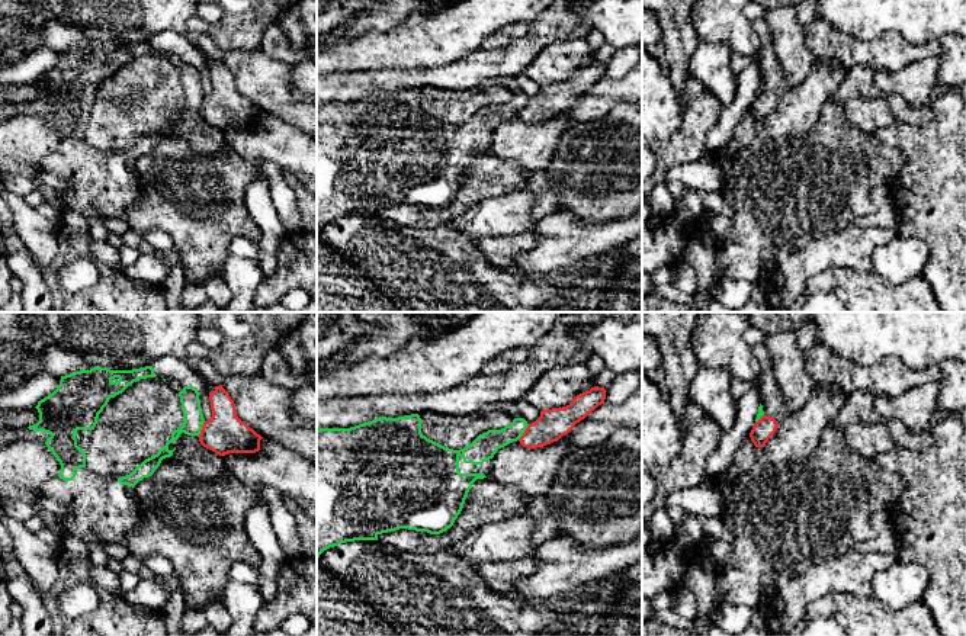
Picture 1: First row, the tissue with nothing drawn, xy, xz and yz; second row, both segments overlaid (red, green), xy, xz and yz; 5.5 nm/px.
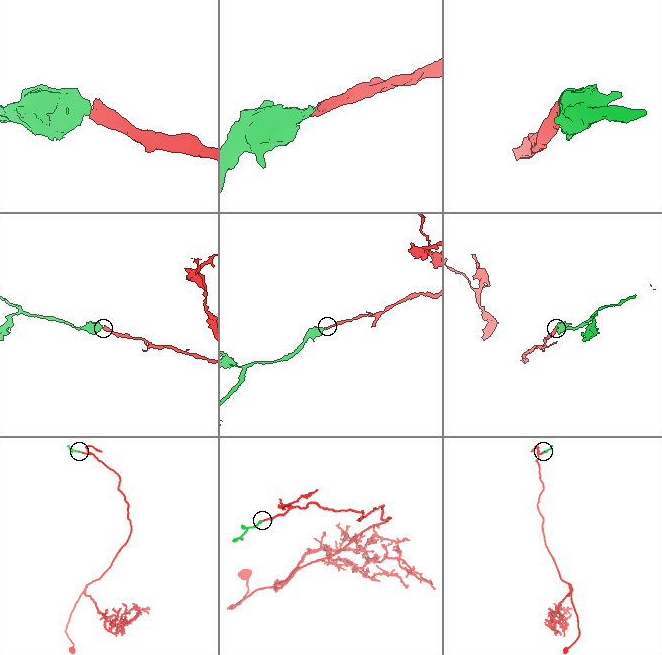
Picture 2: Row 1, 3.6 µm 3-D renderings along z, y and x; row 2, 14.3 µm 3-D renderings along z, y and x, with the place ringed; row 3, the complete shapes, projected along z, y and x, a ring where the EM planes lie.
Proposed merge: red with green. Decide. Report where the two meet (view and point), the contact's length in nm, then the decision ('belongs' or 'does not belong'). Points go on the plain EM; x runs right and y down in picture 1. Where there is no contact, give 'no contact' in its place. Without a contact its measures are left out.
xy (202, 103) | 100 nm | does not belong

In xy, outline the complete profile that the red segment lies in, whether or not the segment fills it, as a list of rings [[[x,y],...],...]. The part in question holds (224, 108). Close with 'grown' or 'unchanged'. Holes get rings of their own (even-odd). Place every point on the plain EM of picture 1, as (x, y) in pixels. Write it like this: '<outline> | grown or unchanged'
[[[203,58],[209,68],[212,91],[203,97],[199,116],[219,131],[228,128],[256,128],[263,113],[237,91],[230,68],[219,61]]] | grown

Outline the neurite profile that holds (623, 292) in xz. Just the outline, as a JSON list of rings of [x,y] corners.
[[[629,261],[619,273],[612,273],[598,296],[604,301],[604,312],[642,312],[642,261]]]

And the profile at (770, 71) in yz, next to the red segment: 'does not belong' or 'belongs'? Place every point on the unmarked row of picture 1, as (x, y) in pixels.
belongs

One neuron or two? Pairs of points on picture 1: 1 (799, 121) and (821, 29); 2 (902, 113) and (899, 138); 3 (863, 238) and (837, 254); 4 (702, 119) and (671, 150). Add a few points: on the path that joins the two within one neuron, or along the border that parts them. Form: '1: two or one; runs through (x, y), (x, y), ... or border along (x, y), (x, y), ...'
1: two; border along (814, 64), (835, 63), (847, 70)
2: two; border along (931, 106), (923, 125), (895, 119)
3: one; runs through (857, 244), (851, 249), (843, 249)
4: one; runs through (695, 127), (679, 143)

